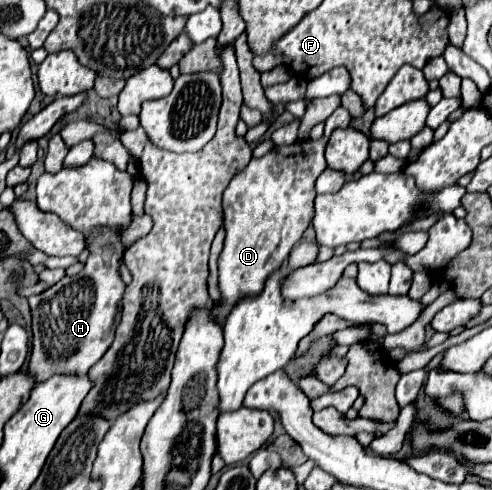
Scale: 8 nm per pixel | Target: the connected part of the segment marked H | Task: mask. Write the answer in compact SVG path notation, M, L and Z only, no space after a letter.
M94 228L86 236L86 248L90 256L76 276L64 276L46 292L28 298L32 308L32 356L28 370L36 376L38 384L52 374L86 374L112 344L124 294L120 264L126 246L120 240L120 232Z

